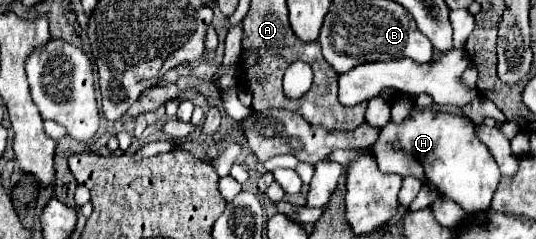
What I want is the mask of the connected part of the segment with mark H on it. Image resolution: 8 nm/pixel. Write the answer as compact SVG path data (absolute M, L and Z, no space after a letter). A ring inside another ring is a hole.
M412 106L402 124L390 120L380 128L378 138L372 144L372 156L382 174L420 178L422 182L434 184L442 196L460 204L468 214L482 212L490 208L492 194L496 192L502 174L488 146L478 140L474 128L474 122L466 116ZM394 140L400 140L400 152L392 150ZM418 166L422 166L424 176L418 176Z

